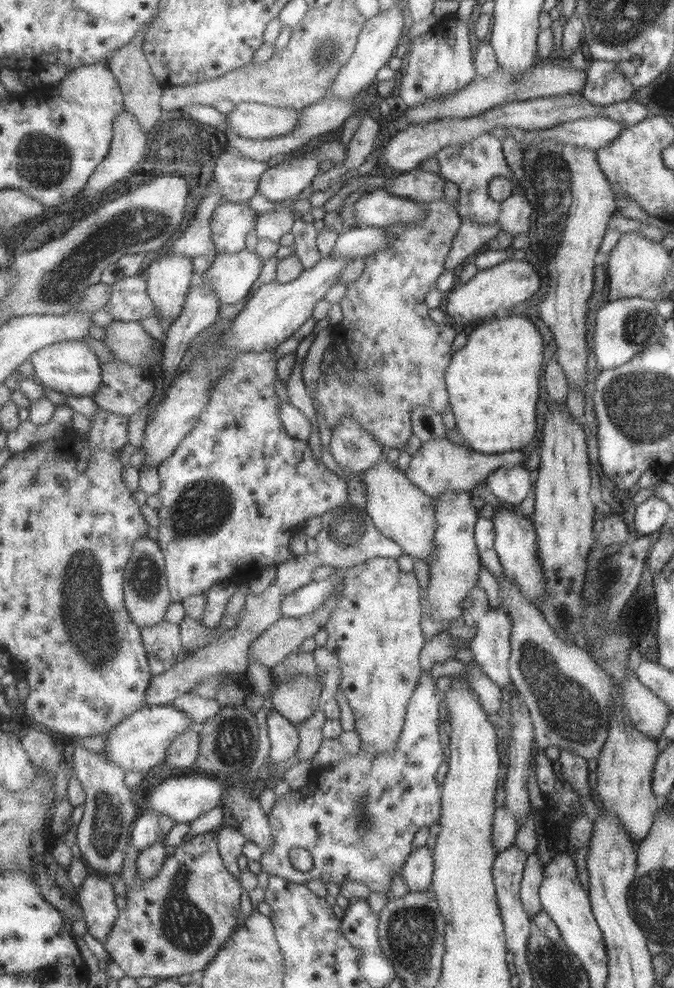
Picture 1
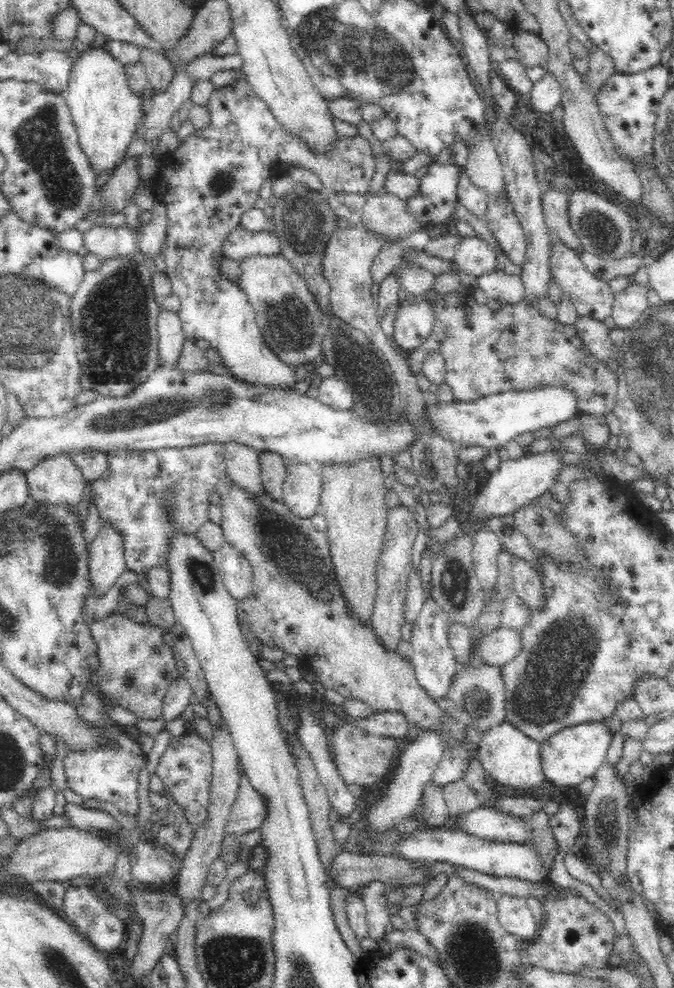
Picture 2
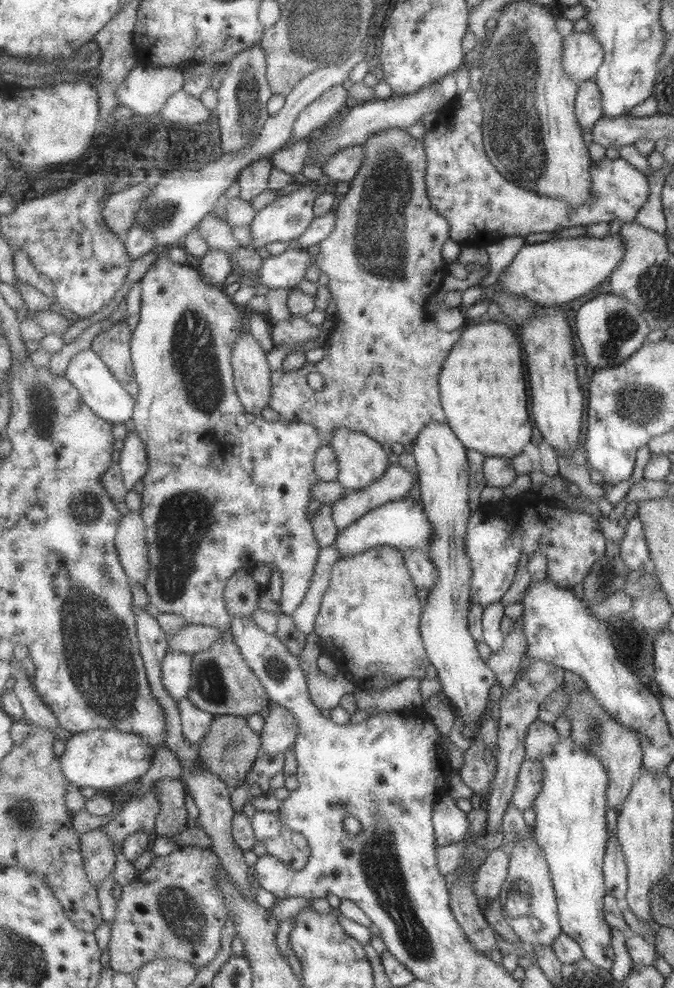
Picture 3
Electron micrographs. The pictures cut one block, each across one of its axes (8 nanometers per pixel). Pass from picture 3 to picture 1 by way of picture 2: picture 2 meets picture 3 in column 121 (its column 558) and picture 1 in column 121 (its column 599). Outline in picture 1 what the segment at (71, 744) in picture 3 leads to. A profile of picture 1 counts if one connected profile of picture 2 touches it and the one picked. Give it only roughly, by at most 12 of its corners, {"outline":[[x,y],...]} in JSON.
{"outline":[[174,704],[146,705],[112,730],[103,753],[128,772],[166,763],[198,723]]}

